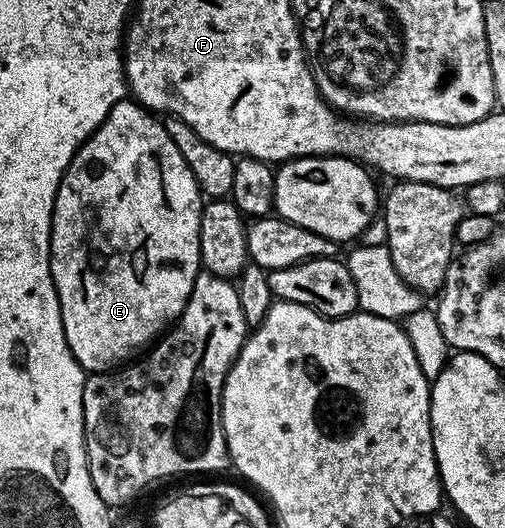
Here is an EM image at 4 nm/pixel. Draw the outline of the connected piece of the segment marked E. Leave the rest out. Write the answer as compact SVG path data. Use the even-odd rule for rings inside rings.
M133 98L121 99L104 117L100 126L79 145L78 152L72 157L54 198L50 230L50 272L60 301L64 337L68 341L68 349L72 349L72 357L76 357L83 371L101 373L129 364L135 357L141 356L148 345L153 344L171 324L180 318L200 270L198 234L203 206L204 196L198 190L196 177L192 177L192 169L188 169L188 161L180 157L180 149L176 149L172 137L168 137L165 122L157 114L147 111Z

